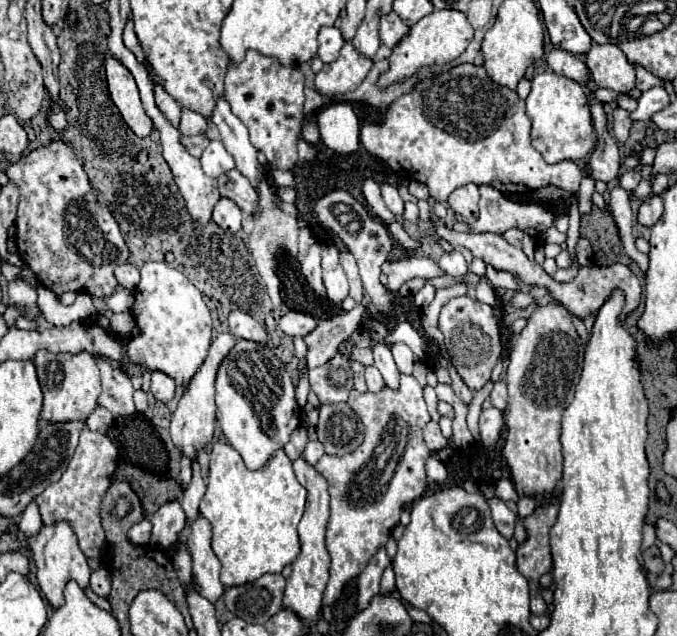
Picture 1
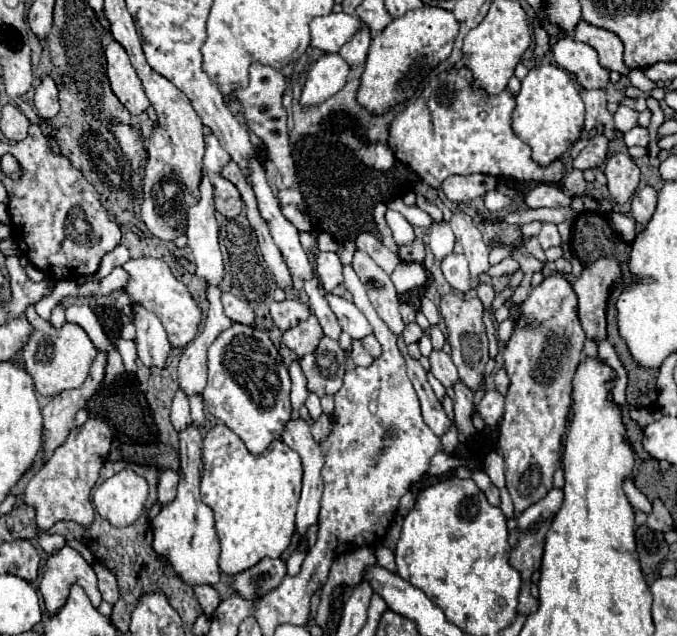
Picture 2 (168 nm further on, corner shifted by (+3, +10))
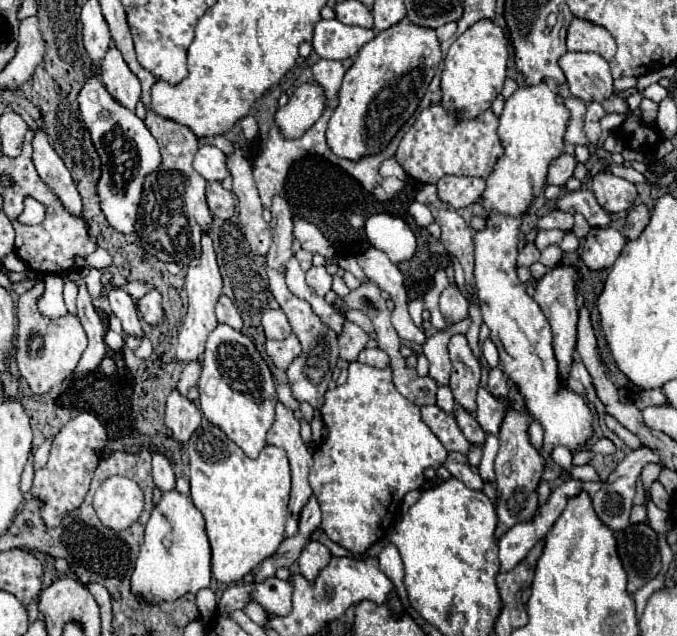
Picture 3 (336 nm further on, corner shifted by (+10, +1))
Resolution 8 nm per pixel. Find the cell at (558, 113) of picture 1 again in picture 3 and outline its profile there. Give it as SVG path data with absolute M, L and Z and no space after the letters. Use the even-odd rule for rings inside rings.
M546 82L522 86L506 100L498 126L504 154L496 160L492 174L486 180L482 196L482 206L488 212L486 226L474 232L474 278L482 320L490 328L490 340L502 352L500 362L504 364L508 380L512 380L522 394L532 418L544 428L542 448L548 454L552 454L554 446L564 446L576 452L594 434L594 414L586 400L580 394L574 394L574 390L560 378L550 324L516 274L520 222L546 184L548 164L562 154L568 116L570 112L556 102L556 92ZM524 182L530 182L534 196L524 196Z

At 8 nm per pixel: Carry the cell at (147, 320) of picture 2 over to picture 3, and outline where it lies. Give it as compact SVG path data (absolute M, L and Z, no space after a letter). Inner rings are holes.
M114 288L114 290L108 292L108 300L110 300L112 312L120 318L120 322L124 326L124 332L130 334L130 336L144 336L130 294L124 292L122 288Z

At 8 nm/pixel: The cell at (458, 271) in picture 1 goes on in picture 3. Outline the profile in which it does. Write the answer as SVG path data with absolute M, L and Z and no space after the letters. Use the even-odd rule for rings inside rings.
M448 286L440 296L440 312L446 318L446 322L450 322L450 324L466 320L468 318L466 296L458 288Z

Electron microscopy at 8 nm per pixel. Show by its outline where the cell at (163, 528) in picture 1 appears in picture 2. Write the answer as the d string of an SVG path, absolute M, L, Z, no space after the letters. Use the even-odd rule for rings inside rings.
M163 471L159 479L159 491L157 491L157 501L159 505L169 505L175 499L177 493L177 483L179 483L179 473L175 471Z

